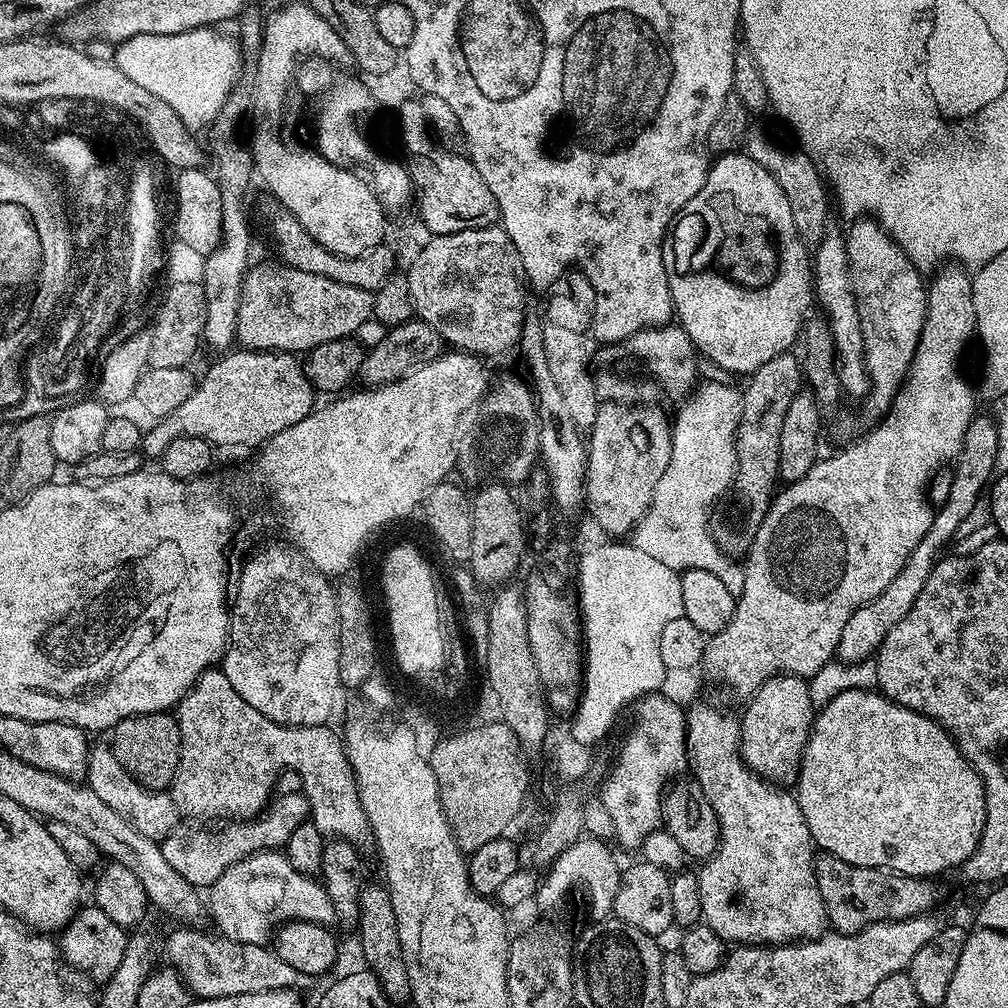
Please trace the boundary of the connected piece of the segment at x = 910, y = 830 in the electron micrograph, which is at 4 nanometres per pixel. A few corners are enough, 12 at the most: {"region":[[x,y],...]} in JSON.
{"region":[[879,690],[815,713],[794,795],[821,853],[936,878],[984,783]]}

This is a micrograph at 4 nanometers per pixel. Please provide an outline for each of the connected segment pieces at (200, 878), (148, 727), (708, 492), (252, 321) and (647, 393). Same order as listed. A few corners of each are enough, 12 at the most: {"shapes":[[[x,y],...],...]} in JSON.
{"shapes":[[[303,791],[259,816],[177,826],[159,841],[166,862],[207,890],[234,862],[283,849],[305,824]],[[171,711],[111,729],[112,753],[142,786],[168,790],[180,738]],[[704,381],[671,421],[672,453],[630,543],[738,598],[712,503],[736,475],[742,396]],[[249,267],[236,340],[307,354],[373,319],[373,293]],[[669,322],[597,347],[601,401],[680,402],[698,353]]]}

